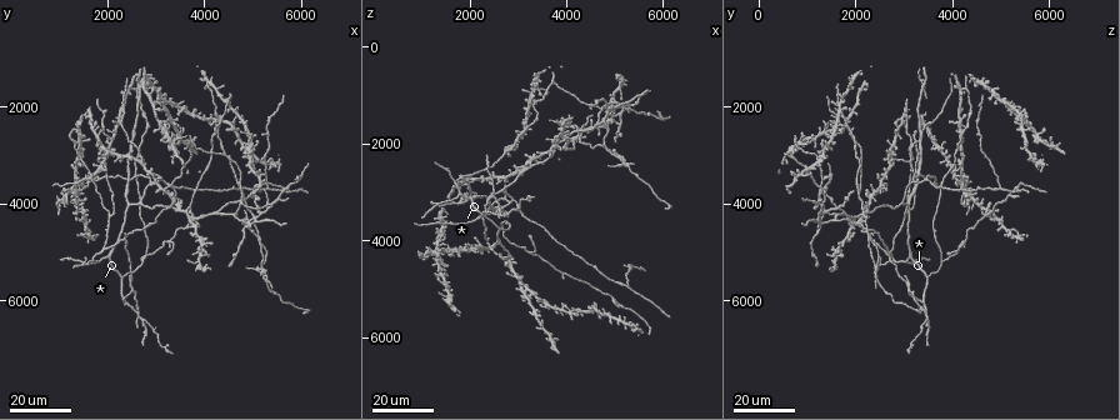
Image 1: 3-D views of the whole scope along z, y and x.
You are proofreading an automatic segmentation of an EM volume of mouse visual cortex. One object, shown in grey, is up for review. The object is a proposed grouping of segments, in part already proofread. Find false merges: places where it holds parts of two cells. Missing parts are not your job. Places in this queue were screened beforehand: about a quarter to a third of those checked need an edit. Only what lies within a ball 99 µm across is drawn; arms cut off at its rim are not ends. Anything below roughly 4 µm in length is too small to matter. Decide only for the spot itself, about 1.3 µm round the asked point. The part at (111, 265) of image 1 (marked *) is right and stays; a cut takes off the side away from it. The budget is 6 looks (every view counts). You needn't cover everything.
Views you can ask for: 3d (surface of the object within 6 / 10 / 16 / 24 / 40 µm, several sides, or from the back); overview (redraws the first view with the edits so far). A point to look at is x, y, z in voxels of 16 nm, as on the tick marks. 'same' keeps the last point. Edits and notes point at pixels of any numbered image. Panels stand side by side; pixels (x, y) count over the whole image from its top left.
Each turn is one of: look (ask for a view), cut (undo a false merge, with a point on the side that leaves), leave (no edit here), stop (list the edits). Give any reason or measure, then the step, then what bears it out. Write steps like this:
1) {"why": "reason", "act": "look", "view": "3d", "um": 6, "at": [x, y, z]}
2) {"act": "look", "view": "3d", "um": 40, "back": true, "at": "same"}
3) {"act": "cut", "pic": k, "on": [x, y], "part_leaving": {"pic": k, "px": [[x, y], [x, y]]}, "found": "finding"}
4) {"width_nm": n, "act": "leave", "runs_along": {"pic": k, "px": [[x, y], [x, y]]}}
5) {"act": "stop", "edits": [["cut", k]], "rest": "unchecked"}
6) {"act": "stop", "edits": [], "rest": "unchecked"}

{"act": "look", "view": "3d", "um": 24, "at": [1650, 5200, 2750]}

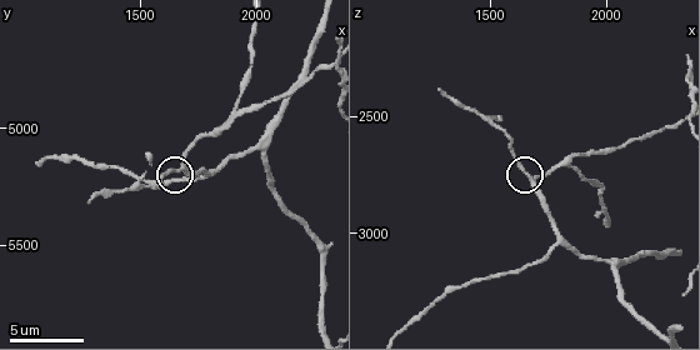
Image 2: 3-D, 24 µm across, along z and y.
{"act": "look", "view": "3d", "um": 6, "at": [1690, 5180, 2790]}

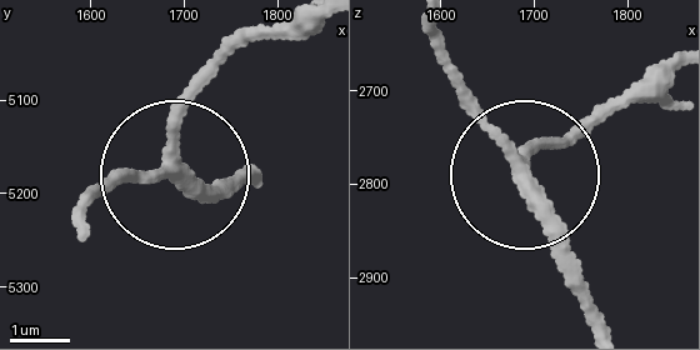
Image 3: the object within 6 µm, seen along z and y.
{"arms": 3, "act": "leave", "runs_along": {"pic": 3, "px": [[601, 319], [513, 139], [433, 40]]}, "found": "one cell here"}

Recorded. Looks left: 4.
{"why": "side arm on a straight run", "act": "look", "view": "3d", "um": 16, "at": [2850, 3400, 3250]}

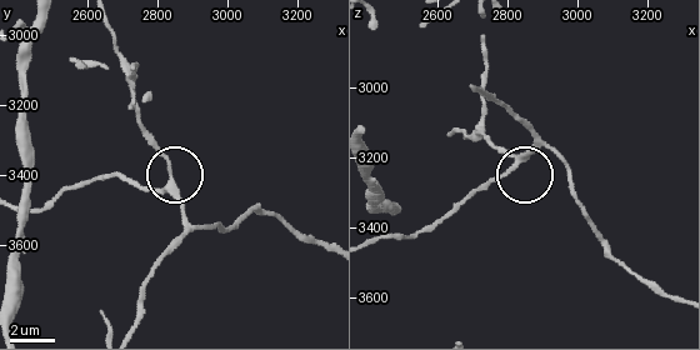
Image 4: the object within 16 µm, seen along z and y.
{"why": "zoom in", "act": "look", "view": "3d", "um": 6, "at": [2830, 3440, 3230]}

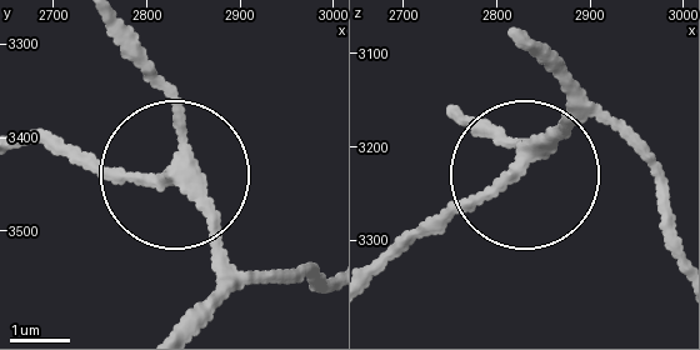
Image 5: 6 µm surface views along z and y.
{"side_arm_um": 38, "act": "leave", "runs_along": {"pic": 5, "px": [[529, 56], [573, 116], [524, 171], [454, 201], [379, 266]]}, "found": "one cell here"}

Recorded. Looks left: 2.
{"why": "thin arm on a thick one", "act": "look", "view": "3d", "um": 16, "at": [5200, 5450, 2400]}

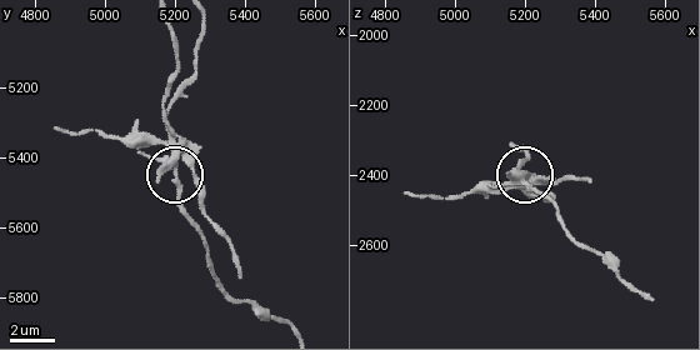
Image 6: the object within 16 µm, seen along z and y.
{"act": "look", "view": "3d", "um": 6, "at": [5200, 5450, 2420]}

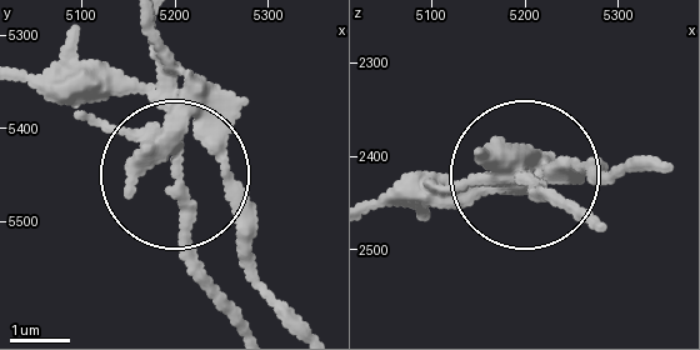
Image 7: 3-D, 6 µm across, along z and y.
{"width_nm": 280, "act": "cut", "pic": 7, "on": [128, 189], "found": "a second cell is stuck on"}

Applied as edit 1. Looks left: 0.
{"act": "stop", "edits": [["cut", 7]], "rest": "unchecked"}

